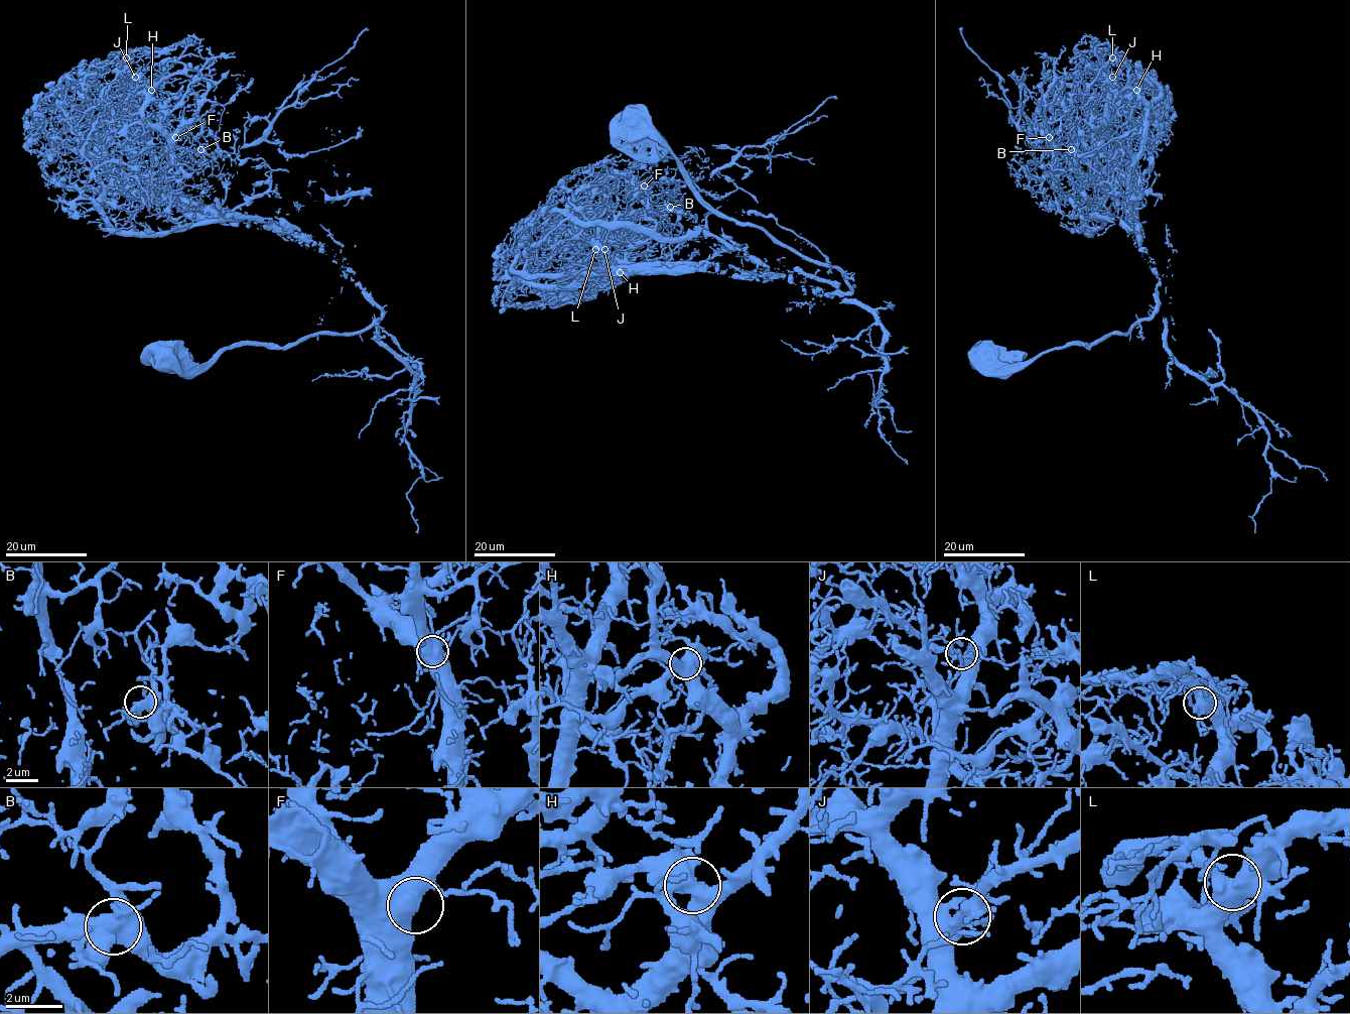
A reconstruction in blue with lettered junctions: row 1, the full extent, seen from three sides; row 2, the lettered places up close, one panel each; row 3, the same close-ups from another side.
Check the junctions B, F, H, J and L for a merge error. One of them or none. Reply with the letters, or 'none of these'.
none of these

